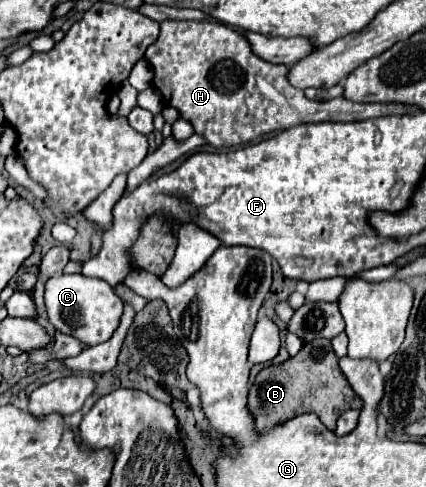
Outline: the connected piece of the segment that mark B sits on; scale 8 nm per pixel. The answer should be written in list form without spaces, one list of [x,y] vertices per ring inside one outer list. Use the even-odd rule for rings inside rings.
[[[326,339],[304,343],[294,359],[278,367],[266,367],[258,373],[248,393],[248,411],[256,423],[256,431],[264,433],[288,419],[304,413],[314,413],[330,429],[336,429],[338,417],[348,409],[362,409],[362,399],[352,391],[344,373],[338,367],[336,353]]]

